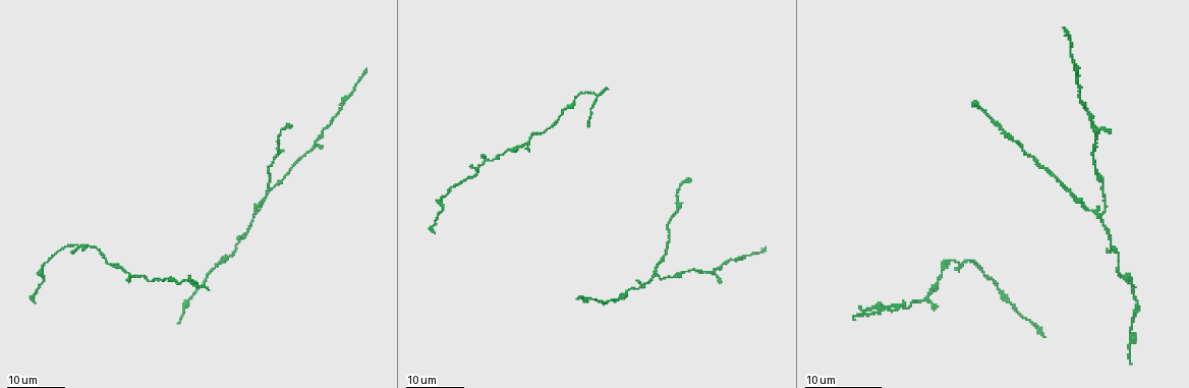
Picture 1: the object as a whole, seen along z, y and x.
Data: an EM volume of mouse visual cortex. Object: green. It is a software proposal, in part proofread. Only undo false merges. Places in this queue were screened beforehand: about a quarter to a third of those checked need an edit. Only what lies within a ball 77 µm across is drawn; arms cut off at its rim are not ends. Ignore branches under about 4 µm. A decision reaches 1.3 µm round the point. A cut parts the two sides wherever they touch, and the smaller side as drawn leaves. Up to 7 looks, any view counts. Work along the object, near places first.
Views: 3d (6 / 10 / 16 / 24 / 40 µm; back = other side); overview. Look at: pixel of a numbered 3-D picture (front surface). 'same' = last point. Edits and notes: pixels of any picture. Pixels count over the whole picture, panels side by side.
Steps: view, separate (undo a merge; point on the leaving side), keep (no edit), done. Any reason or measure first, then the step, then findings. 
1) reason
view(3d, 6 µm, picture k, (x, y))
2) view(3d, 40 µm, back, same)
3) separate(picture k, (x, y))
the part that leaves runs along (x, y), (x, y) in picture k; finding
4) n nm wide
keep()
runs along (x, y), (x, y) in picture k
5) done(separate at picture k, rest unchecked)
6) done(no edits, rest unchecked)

calibre changes
view(3d, 16 µm, picture 1, (1135, 287))

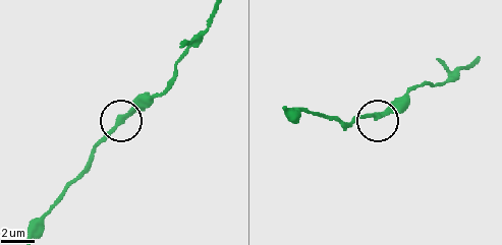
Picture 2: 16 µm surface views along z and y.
view(3d, 10 µm, picture 2, (377, 114))

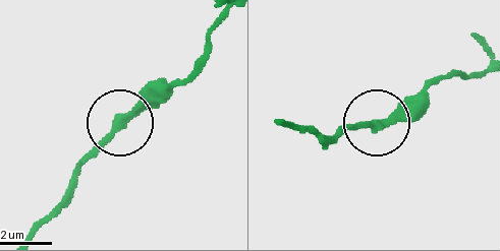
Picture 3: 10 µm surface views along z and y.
view(3d, 6 µm, picture 3, (123, 120))

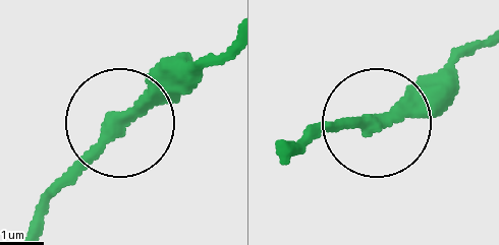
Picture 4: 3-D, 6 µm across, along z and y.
keep()
runs along (280, 139), (298, 146), (394, 114), (445, 66) in picture 4; continuous, no second neuron

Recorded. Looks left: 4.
four arms meet
view(3d, 24 µm, picture 1, (1101, 216))

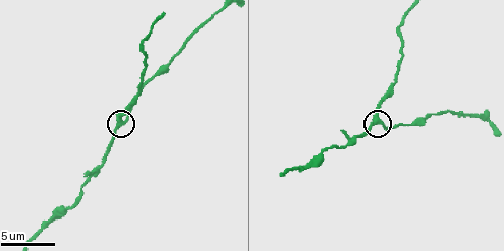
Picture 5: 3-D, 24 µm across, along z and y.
view(3d, 6 µm, picture 5, (377, 119))

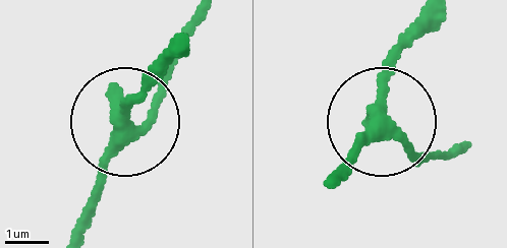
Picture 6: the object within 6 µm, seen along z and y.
view(3d, 6 µm, back, picture 6, (389, 128))

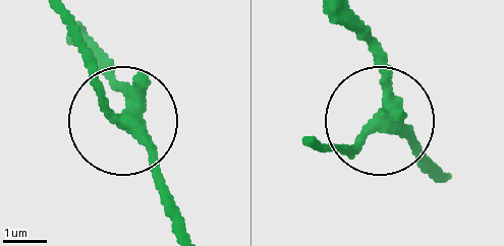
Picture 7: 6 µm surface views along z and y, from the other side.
4 arms
keep()
runs along (184, 222), (125, 120), (115, 61) in picture 7; one neuron here

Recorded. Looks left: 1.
done(no edits, rest unchecked)

